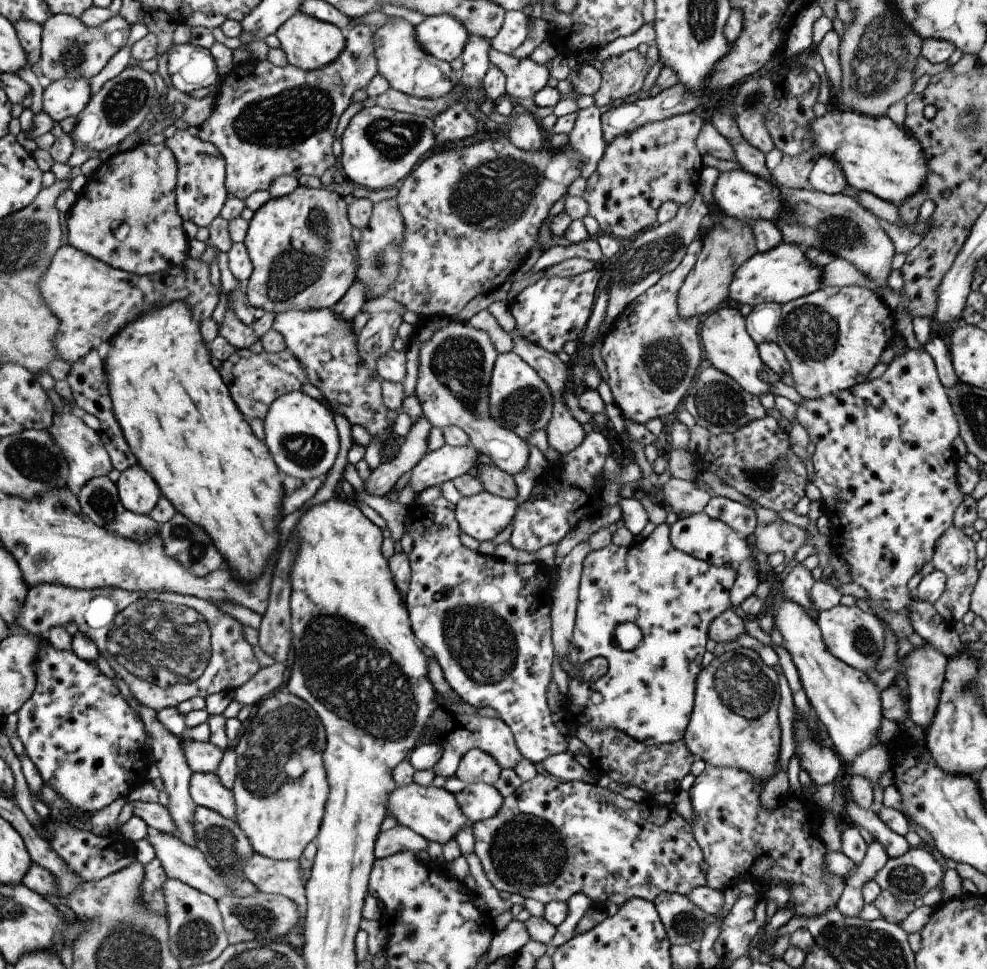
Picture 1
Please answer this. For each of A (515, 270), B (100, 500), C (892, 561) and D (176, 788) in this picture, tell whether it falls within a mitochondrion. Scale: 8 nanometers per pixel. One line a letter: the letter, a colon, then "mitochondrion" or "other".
A: other
B: mitochondrion
C: other
D: other

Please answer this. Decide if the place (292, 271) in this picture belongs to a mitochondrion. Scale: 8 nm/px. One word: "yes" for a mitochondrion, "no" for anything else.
yes

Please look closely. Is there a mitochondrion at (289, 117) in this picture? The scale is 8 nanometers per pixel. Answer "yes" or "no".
yes

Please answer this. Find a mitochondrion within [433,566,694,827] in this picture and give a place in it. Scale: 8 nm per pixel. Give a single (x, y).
(481, 647)

